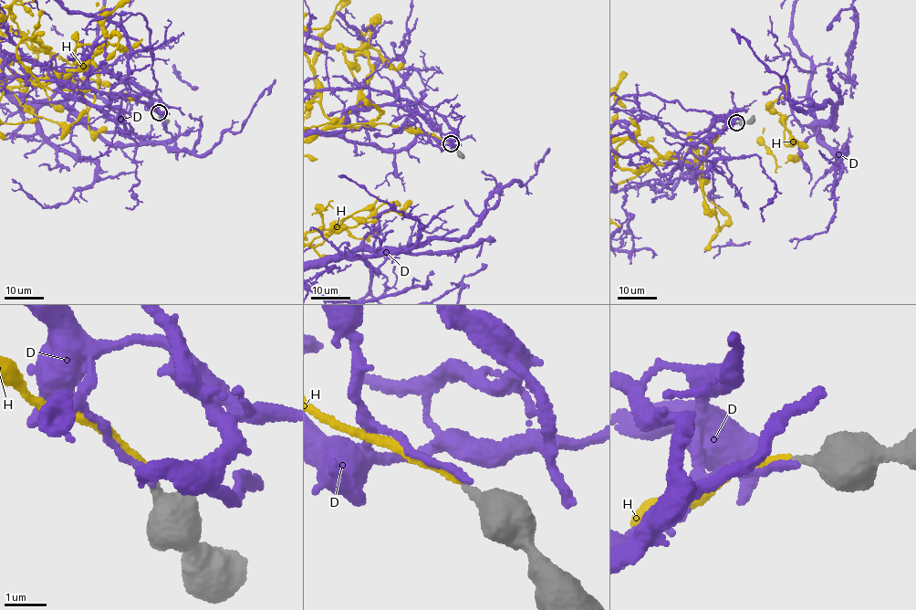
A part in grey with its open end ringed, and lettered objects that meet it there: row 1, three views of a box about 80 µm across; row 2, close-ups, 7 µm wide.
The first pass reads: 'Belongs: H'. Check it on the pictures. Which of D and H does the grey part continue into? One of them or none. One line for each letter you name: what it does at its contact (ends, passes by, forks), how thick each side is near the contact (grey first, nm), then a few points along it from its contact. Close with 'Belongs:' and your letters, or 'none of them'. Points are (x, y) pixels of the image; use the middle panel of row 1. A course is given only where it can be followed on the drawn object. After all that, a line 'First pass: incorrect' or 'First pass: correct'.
H: It ends there. Thickness 320 nm (grey) against 190 nm
Belongs: H
First pass: correct

